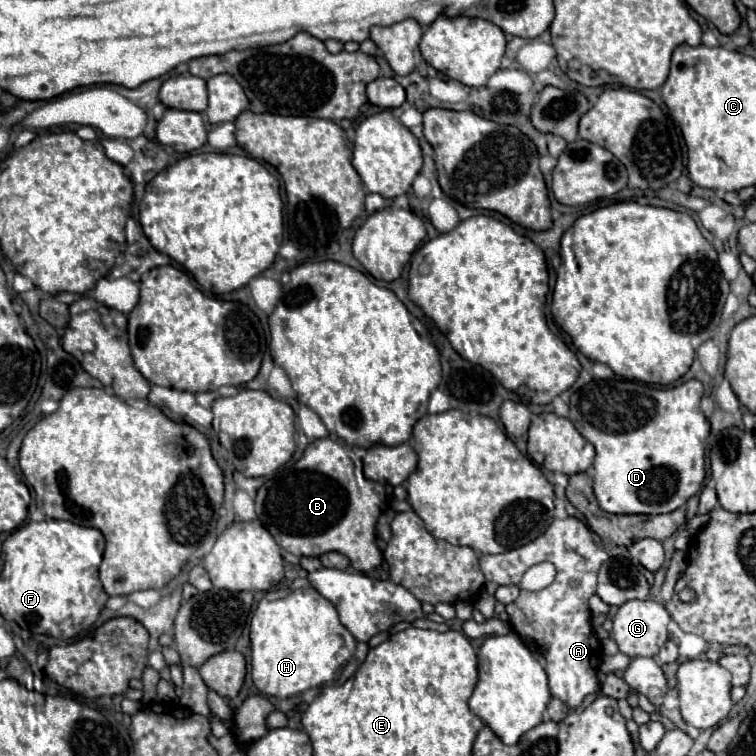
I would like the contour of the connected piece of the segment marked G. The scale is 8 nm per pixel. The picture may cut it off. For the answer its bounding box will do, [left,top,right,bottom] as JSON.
[613,600,669,658]

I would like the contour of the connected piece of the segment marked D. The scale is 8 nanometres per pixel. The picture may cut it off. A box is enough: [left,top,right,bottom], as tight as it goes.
[569,378,709,514]

